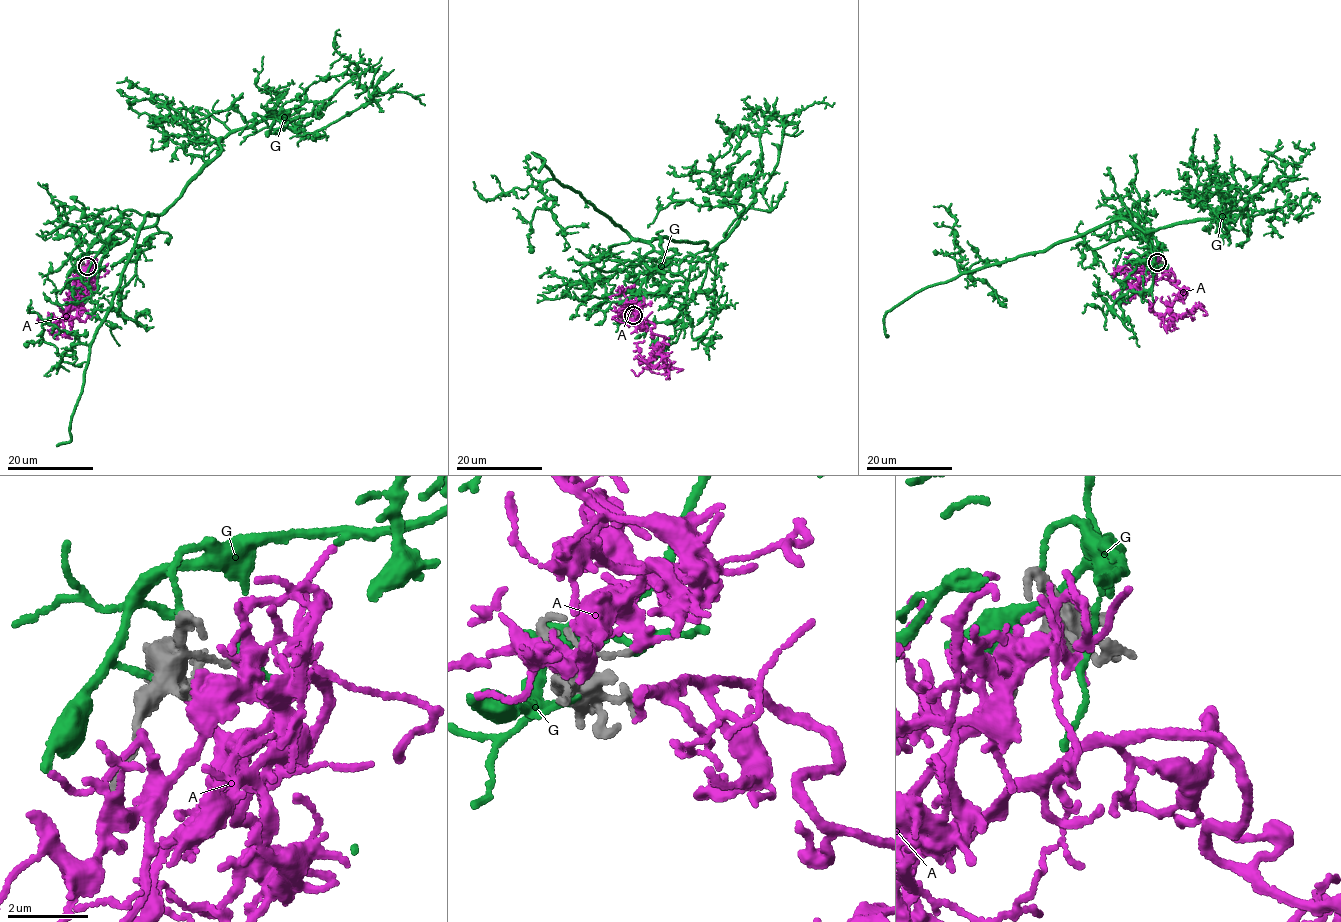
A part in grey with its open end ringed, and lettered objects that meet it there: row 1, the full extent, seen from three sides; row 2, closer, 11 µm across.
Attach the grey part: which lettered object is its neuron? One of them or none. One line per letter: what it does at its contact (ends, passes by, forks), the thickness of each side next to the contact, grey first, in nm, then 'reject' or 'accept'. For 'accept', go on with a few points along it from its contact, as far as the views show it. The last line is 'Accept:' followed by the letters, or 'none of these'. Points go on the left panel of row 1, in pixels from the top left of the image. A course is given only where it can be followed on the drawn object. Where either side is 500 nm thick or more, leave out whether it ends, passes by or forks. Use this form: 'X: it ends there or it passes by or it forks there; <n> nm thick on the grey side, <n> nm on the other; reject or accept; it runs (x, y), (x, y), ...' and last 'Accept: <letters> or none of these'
A: it forks there; 150 nm thick on the grey side, 200 nm on the other; accept; it runs (86, 266), (89, 293), (75, 298), (87, 275), (87, 283), (93, 280), (56, 322), (75, 306)
G: it passes by; 150 nm thick on the grey side, 140 nm on the other; reject
Accept: A

